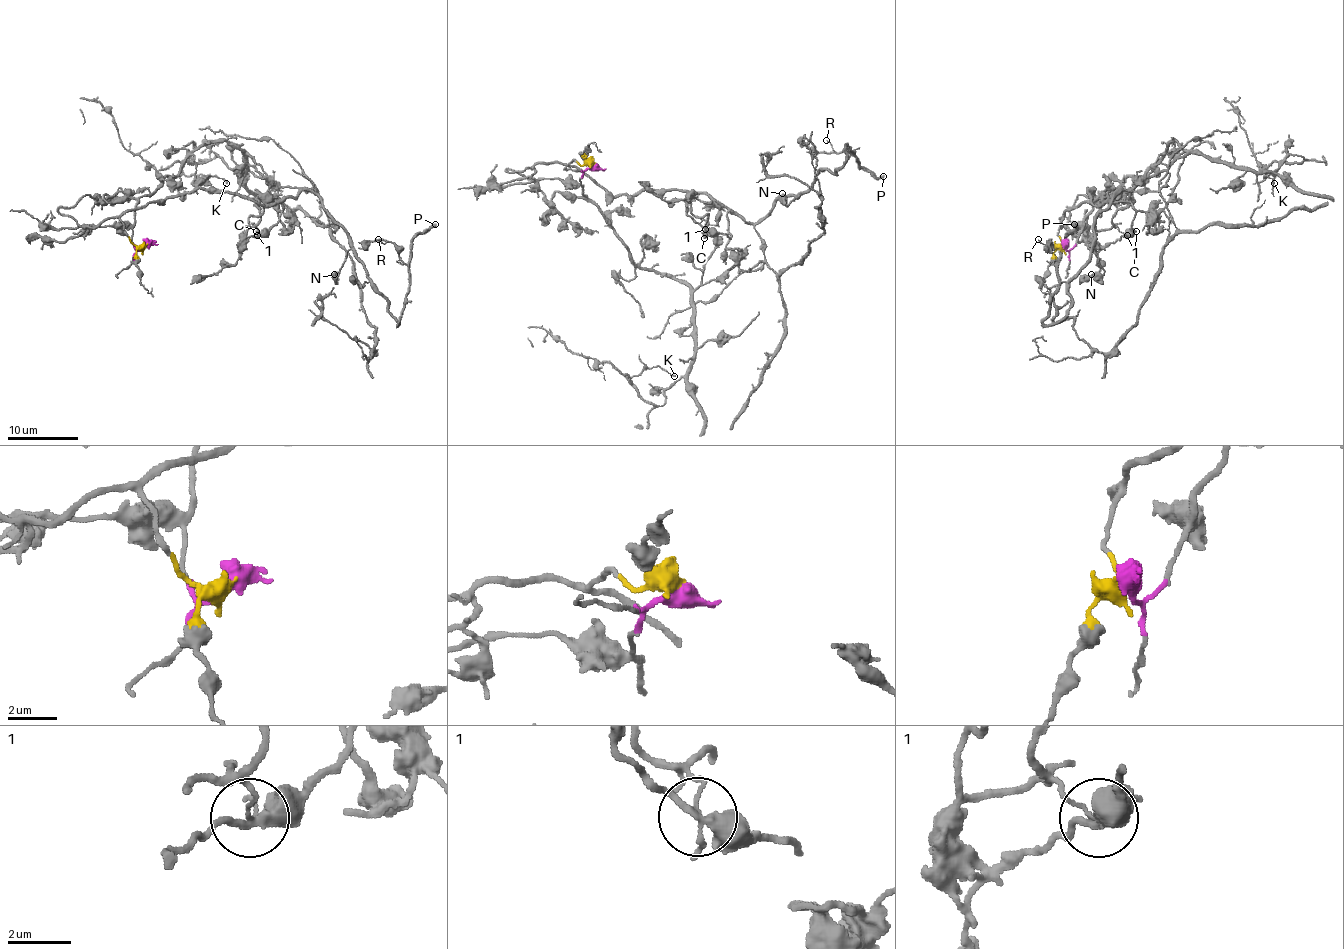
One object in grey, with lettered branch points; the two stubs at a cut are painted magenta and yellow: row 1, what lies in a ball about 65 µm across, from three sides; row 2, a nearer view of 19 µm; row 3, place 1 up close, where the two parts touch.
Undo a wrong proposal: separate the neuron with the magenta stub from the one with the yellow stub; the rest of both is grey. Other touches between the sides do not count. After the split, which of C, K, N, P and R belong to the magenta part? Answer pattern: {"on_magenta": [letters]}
{"on_magenta": ["C", "K"]}

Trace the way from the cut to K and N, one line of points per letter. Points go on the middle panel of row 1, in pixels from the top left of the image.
K: (591, 165), (584, 195), (636, 264), (689, 287), (693, 365), (662, 405), (630, 378), (657, 365), (675, 376)
N: (591, 165), (568, 165), (614, 195), (701, 191), (746, 221), (797, 197), (787, 205), (781, 193)

